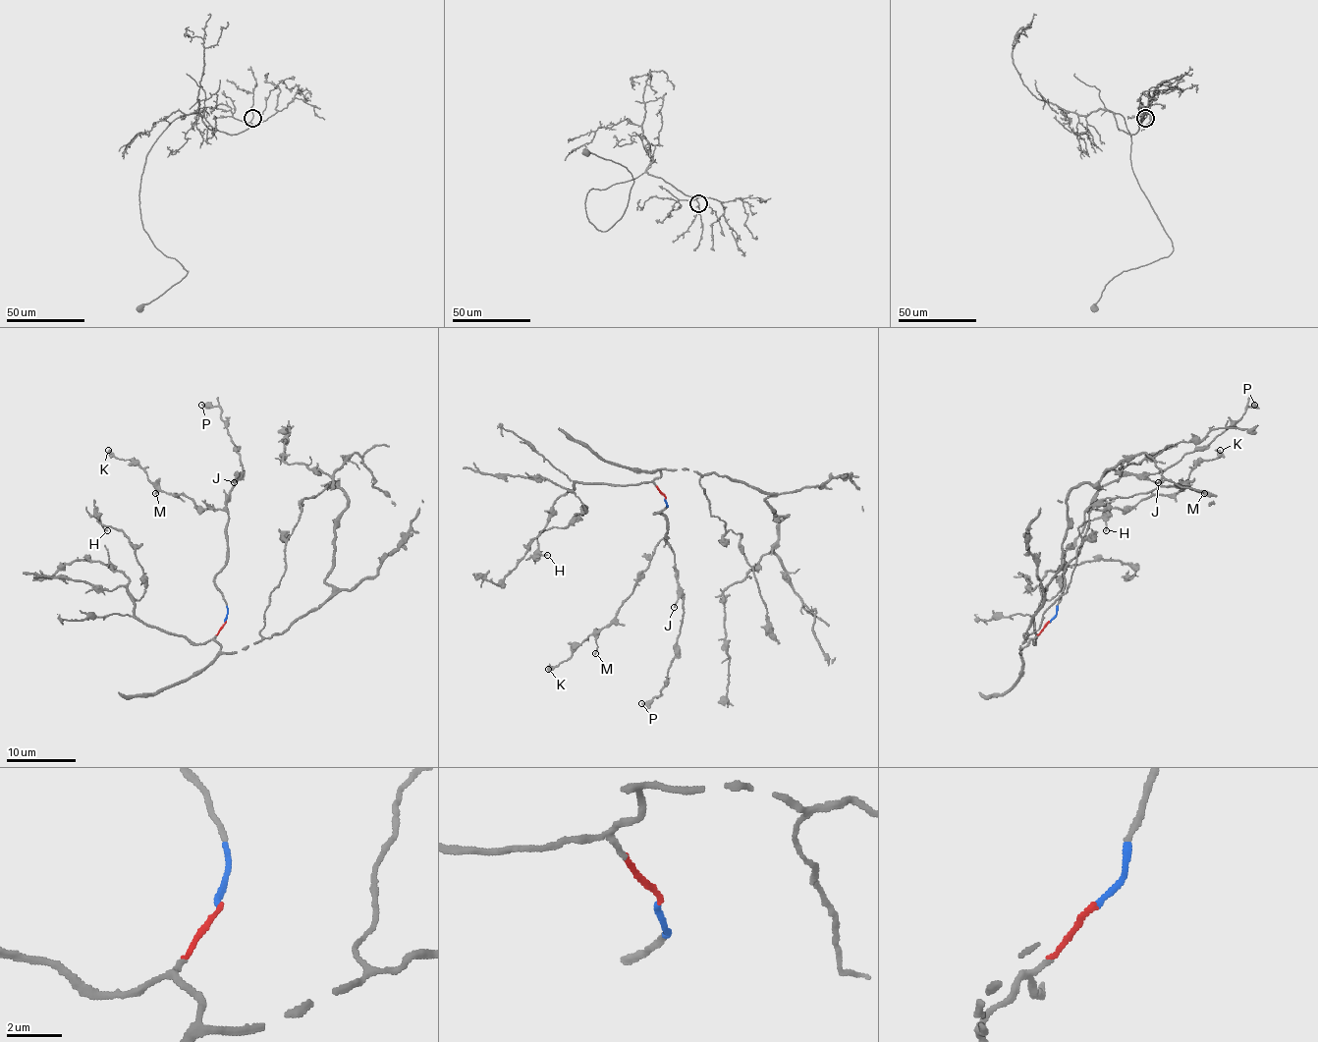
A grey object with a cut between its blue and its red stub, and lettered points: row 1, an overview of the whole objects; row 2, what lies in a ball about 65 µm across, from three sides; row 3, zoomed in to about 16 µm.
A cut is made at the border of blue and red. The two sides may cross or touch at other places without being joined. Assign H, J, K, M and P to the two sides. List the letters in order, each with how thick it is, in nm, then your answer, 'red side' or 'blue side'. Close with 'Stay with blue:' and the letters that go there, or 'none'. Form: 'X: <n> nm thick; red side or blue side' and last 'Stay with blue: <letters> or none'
H: 150 nm thick; red side
J: 160 nm thick; blue side
K: 260 nm thick; blue side
M: 160 nm thick; blue side
P: 280 nm thick; blue side
Stay with blue: J, K, M, P

